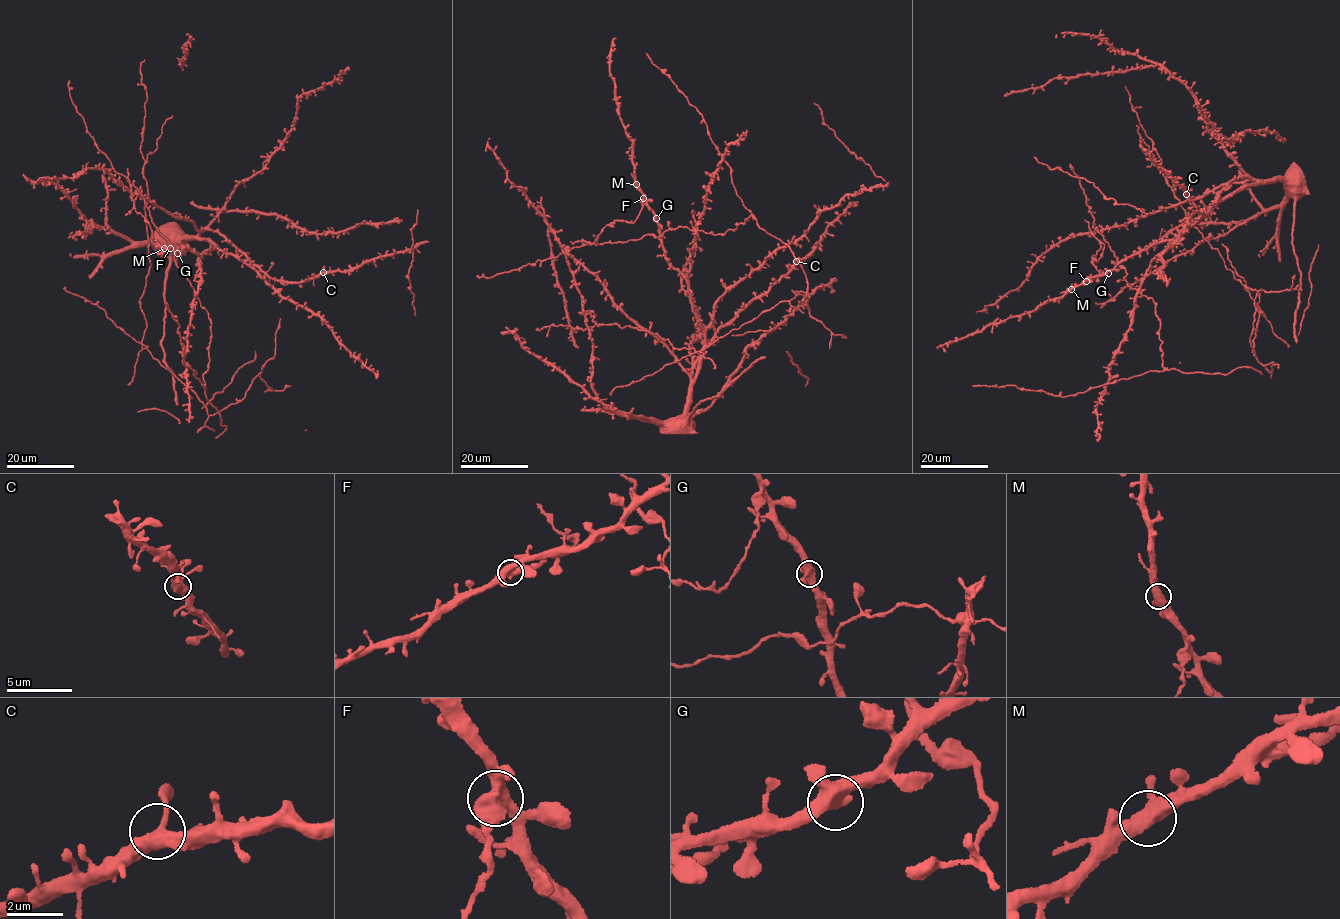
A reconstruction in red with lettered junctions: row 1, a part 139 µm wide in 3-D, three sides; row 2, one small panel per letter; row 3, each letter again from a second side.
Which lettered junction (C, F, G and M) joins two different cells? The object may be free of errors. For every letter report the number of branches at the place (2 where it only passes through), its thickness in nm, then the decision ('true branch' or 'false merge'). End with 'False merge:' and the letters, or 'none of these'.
C: branches 3; calibre 440 nm; true branch
F: branches 3; calibre 480 nm; false merge
G: branches 3; calibre 480 nm; true branch
M: branches 3; calibre 460 nm; true branch
False merge: F

